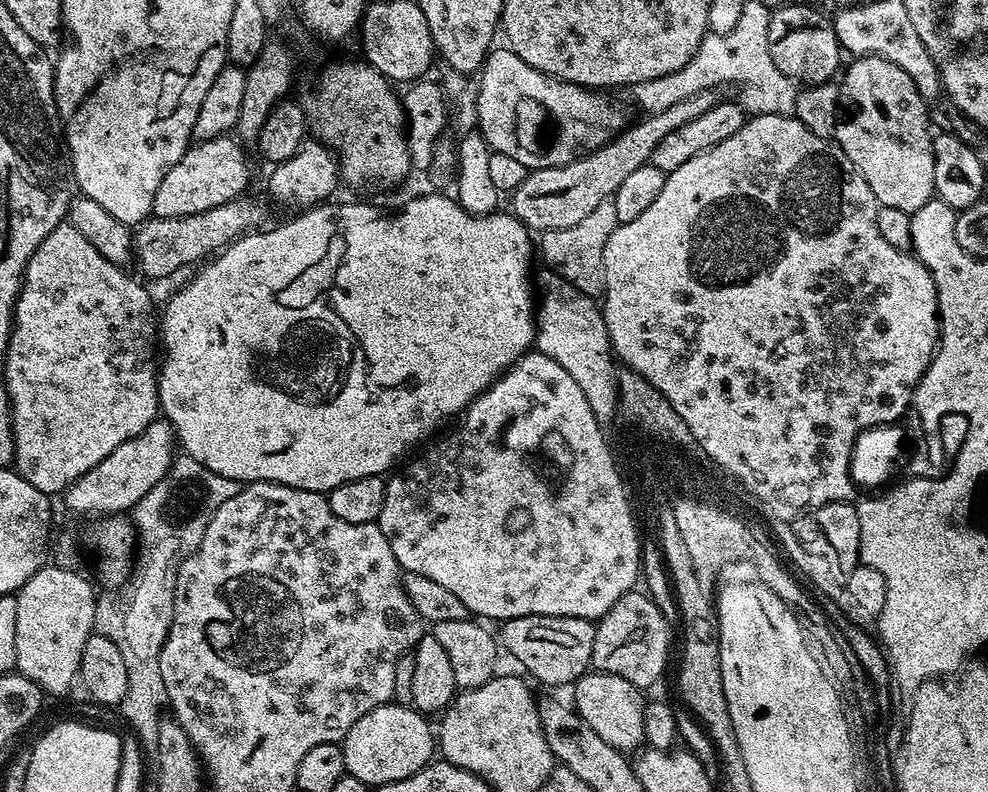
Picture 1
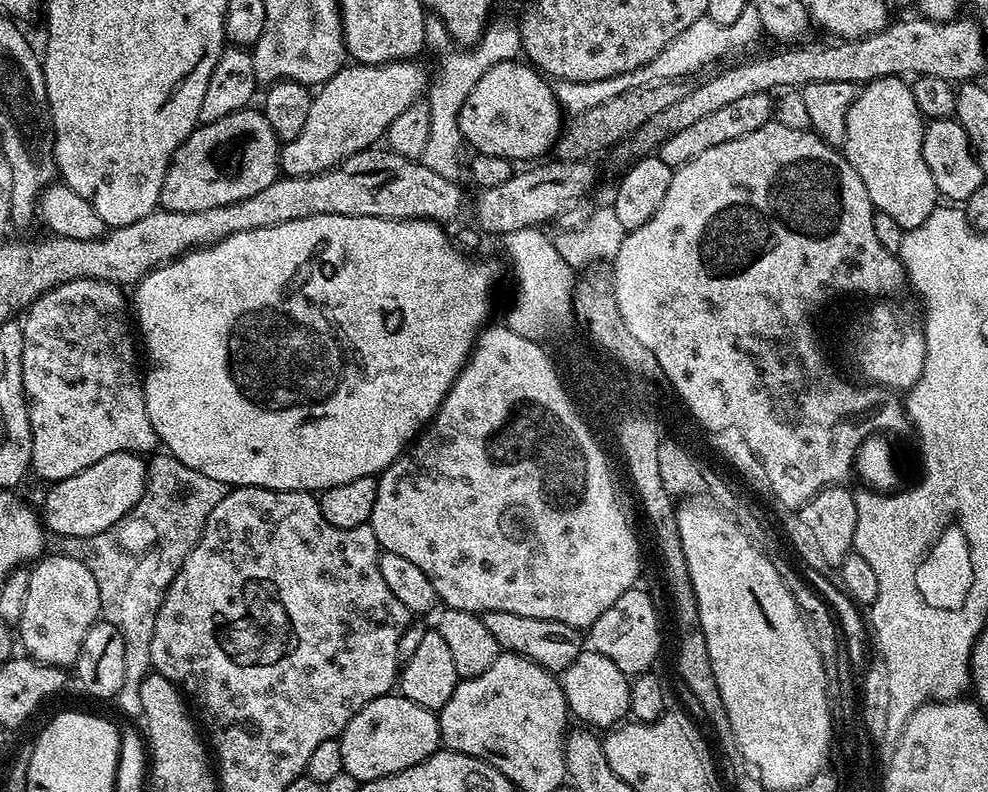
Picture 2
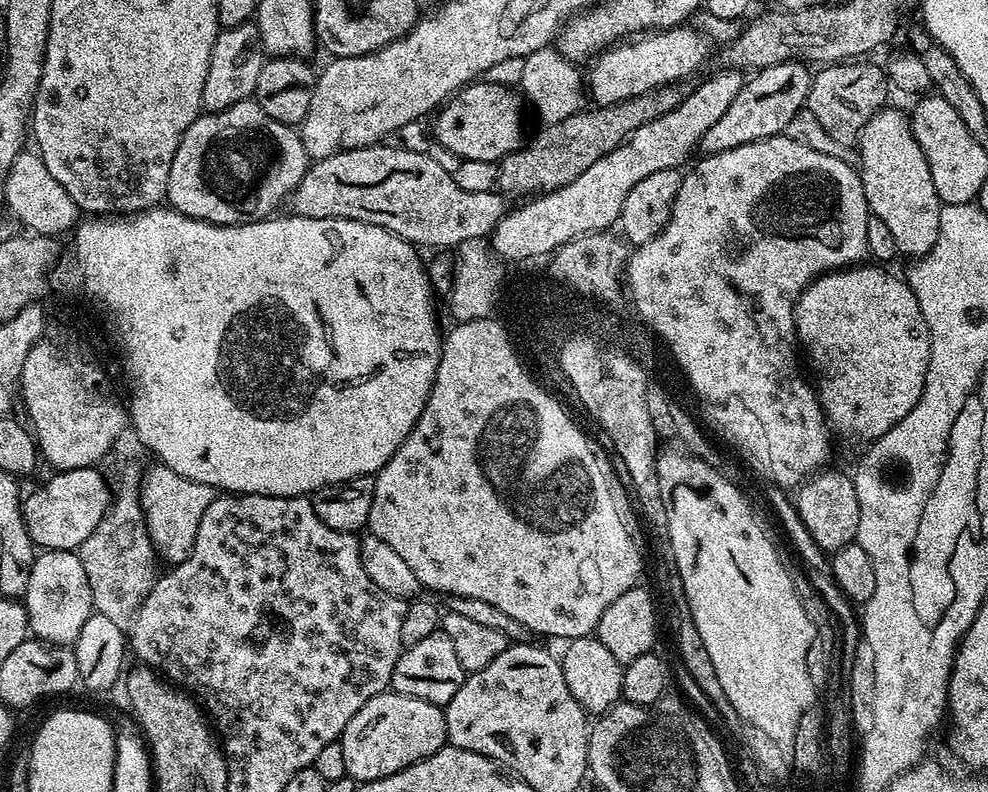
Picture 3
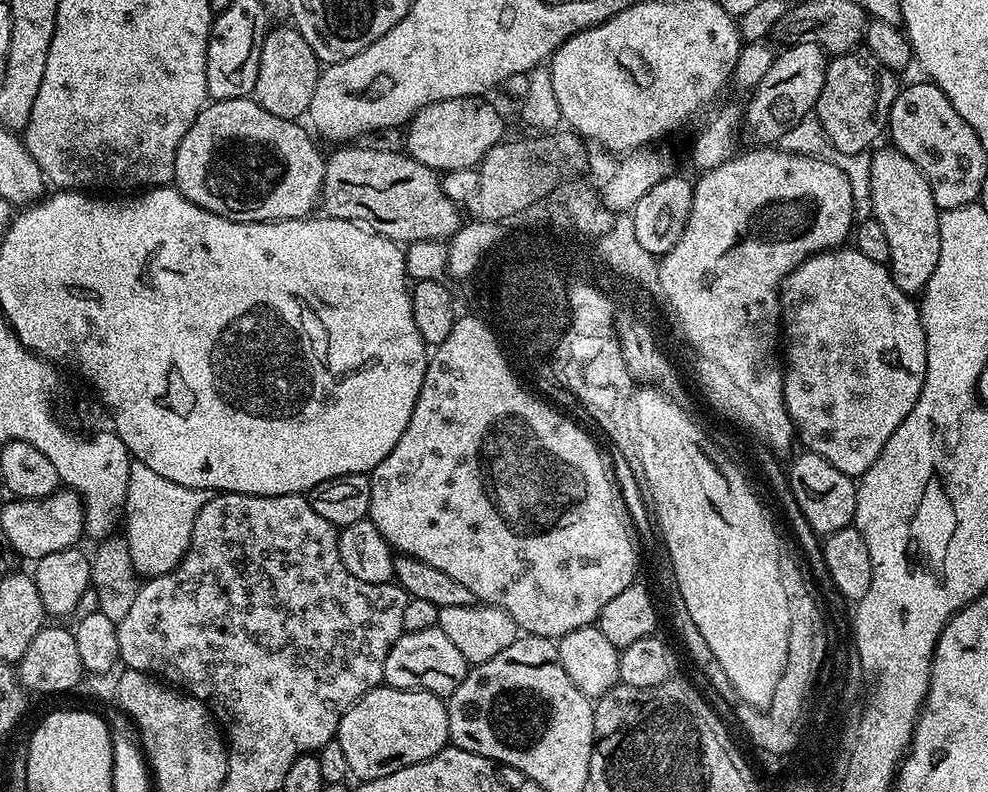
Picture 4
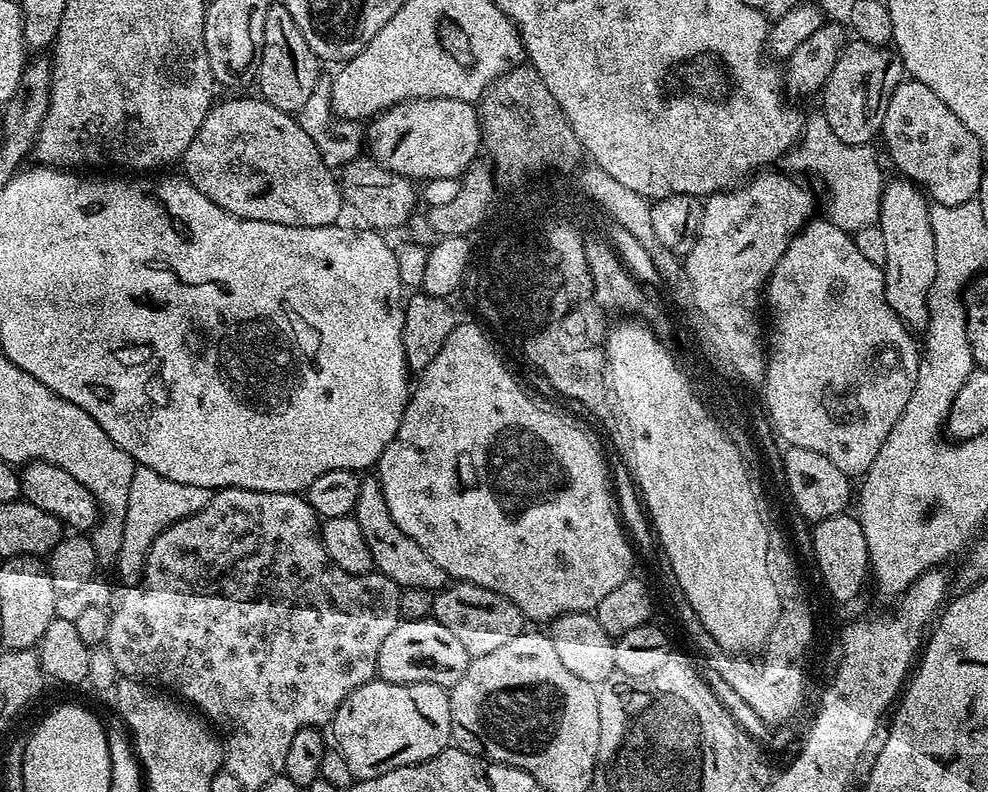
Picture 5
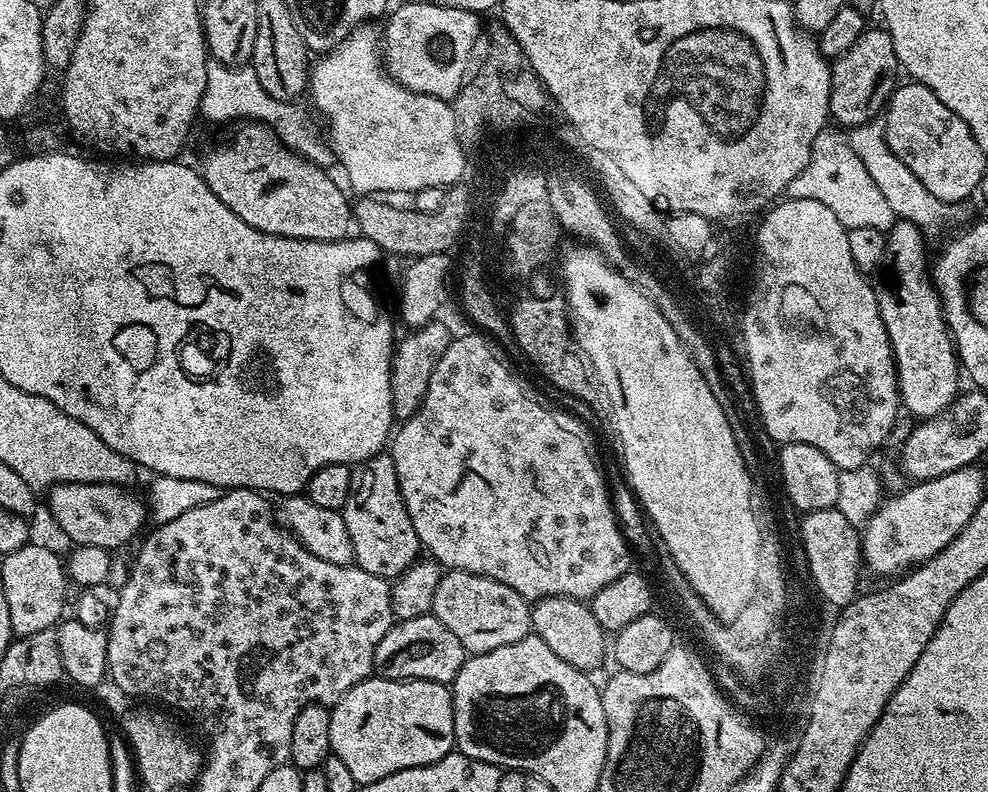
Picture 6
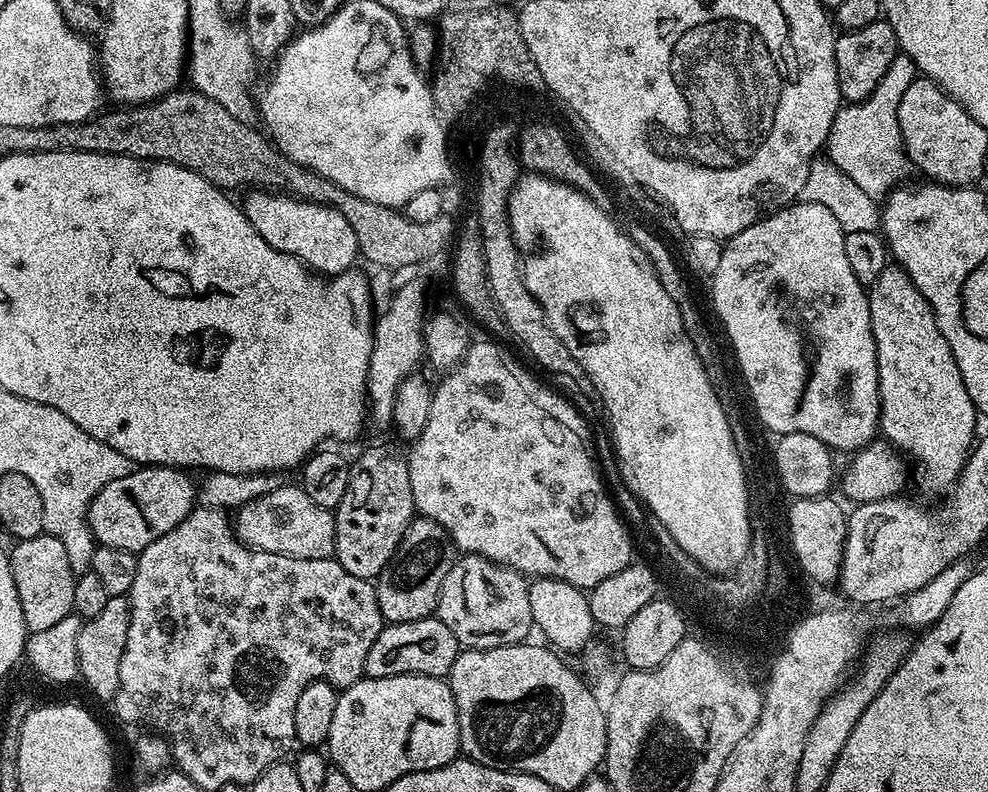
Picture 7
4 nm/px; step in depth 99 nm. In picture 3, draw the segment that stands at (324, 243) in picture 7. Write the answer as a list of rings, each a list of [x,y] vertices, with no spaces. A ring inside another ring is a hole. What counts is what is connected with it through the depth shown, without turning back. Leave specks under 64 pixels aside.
[[[249,98],[221,112],[204,112],[197,116],[195,122],[185,130],[182,142],[174,154],[174,162],[170,162],[170,182],[168,183],[166,200],[177,212],[181,212],[183,216],[189,216],[195,220],[205,220],[211,224],[252,224],[256,220],[269,219],[275,213],[272,211],[279,204],[281,207],[287,201],[291,192],[296,189],[298,182],[302,182],[302,178],[307,174],[309,167],[310,157],[299,131],[293,125],[283,124],[274,118],[270,118],[270,114],[266,114],[266,110],[262,110],[262,106],[257,104],[255,99]]]

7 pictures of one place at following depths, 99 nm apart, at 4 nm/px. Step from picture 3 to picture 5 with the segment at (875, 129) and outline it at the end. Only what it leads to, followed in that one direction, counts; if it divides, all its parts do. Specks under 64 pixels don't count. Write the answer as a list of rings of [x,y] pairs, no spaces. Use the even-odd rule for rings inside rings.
[[[889,179],[880,196],[880,229],[886,241],[884,297],[894,314],[910,330],[927,329],[928,295],[934,286],[934,230],[930,230],[930,201],[911,180]]]

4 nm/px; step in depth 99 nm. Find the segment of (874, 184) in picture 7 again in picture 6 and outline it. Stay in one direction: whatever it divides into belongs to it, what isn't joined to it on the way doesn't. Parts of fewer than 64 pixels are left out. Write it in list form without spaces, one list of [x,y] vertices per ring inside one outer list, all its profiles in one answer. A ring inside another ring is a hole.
[[[877,118],[868,124],[851,129],[847,133],[847,138],[854,154],[858,154],[858,158],[862,160],[862,166],[866,166],[870,178],[874,178],[874,184],[878,186],[878,190],[882,190],[882,195],[885,196],[890,210],[896,217],[909,220],[929,233],[936,232],[947,224],[963,225],[969,219],[967,203],[947,204],[934,198],[934,194],[930,194],[930,190],[926,190],[926,186],[922,186],[922,182],[918,182],[918,177],[907,168],[906,162],[902,162],[902,158],[898,158],[898,154],[890,150],[886,142],[883,119]]]

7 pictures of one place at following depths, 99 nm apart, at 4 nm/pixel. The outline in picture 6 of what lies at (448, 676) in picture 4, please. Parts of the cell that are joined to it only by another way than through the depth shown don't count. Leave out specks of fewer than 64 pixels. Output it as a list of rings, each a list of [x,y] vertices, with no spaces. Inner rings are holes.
[[[429,614],[393,623],[386,638],[378,642],[378,650],[374,650],[372,667],[375,675],[385,680],[429,680],[448,686],[455,680],[465,659],[462,642]]]

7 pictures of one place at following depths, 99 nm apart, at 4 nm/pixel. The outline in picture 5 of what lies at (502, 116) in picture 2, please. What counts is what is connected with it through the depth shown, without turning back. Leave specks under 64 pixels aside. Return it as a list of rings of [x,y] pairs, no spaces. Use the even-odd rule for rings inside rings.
[[[407,100],[404,104],[396,104],[381,112],[371,124],[372,129],[366,132],[367,147],[372,147],[371,159],[413,182],[463,177],[482,148],[480,114],[477,105],[466,100]]]

